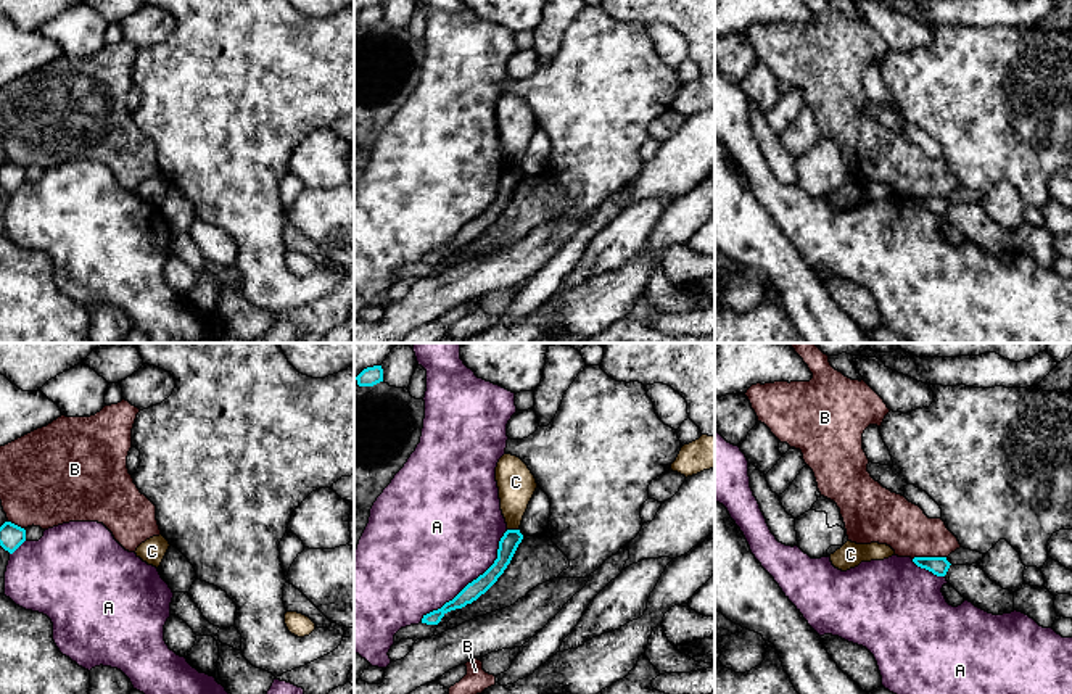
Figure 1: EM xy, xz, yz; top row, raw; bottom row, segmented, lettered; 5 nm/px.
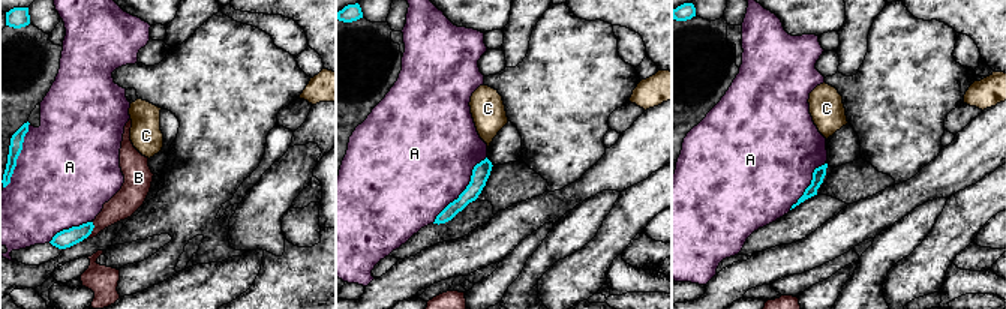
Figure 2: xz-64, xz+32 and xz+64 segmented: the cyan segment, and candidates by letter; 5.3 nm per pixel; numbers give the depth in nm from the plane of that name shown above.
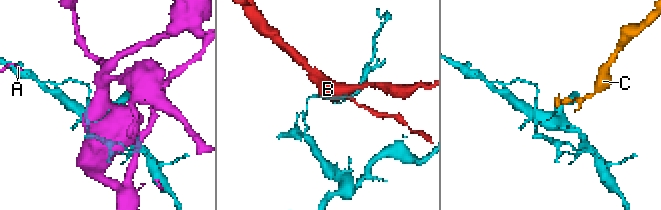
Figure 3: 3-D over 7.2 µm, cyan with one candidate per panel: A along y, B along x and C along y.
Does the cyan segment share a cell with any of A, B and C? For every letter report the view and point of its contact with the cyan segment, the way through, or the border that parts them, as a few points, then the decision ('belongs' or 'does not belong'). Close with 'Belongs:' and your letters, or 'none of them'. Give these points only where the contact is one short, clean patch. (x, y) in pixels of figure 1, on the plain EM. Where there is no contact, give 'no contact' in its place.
A: meets cyan in xz at (474, 219); does not belong
B: meets cyan in yz at (929, 197); does not belong
C: meets cyan in xz at (512, 169); border along xz (507, 168), (517, 169); does not belong
Belongs: none of them

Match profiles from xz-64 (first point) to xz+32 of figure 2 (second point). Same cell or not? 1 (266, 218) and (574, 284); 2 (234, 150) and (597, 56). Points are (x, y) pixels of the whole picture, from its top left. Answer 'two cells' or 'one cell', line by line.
1: two cells
2: one cell

